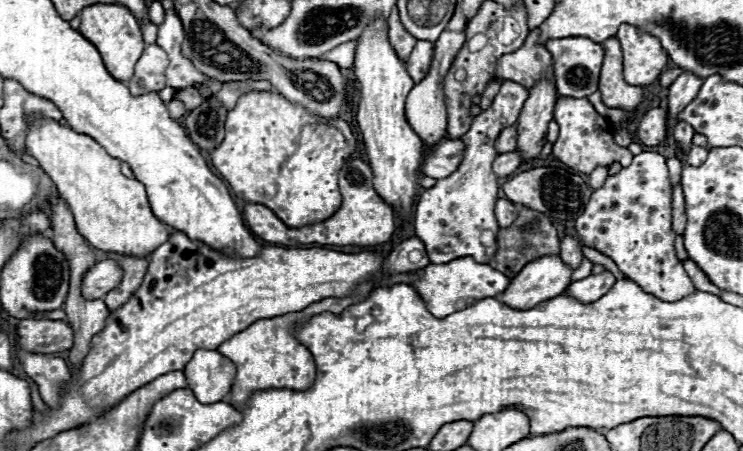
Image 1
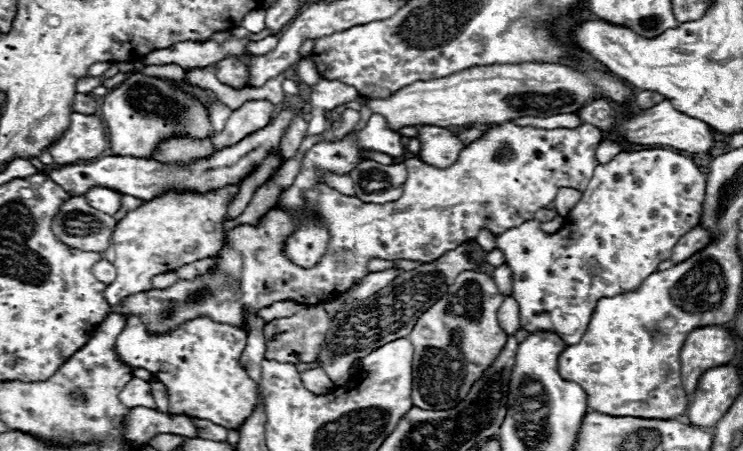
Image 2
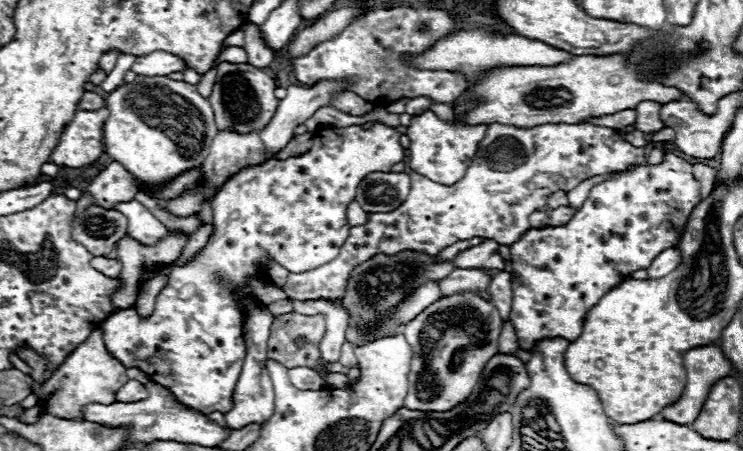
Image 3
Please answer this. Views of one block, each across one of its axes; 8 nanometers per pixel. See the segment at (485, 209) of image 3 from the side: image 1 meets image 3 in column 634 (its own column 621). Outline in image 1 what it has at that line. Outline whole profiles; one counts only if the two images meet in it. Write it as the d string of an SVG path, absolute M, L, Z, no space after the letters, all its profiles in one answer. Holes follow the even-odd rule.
M560 96L560 100L556 102L556 108L554 108L554 120L560 126L560 136L554 142L552 154L560 162L570 166L572 170L590 174L598 164L610 166L612 162L622 162L622 166L628 166L632 162L632 158L634 158L632 152L628 148L616 146L612 124L594 110L594 106L588 102L588 98Z

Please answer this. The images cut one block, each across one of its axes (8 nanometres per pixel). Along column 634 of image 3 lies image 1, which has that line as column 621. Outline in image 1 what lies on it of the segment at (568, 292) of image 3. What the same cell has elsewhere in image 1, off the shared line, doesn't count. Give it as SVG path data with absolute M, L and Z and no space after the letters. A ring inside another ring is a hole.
M642 152L634 156L630 166L608 176L604 186L592 192L588 206L580 218L576 218L576 232L584 246L596 248L612 258L618 268L648 290L648 294L674 302L692 294L694 286L684 272L682 262L676 258L671 204L672 185L666 158L658 152Z

